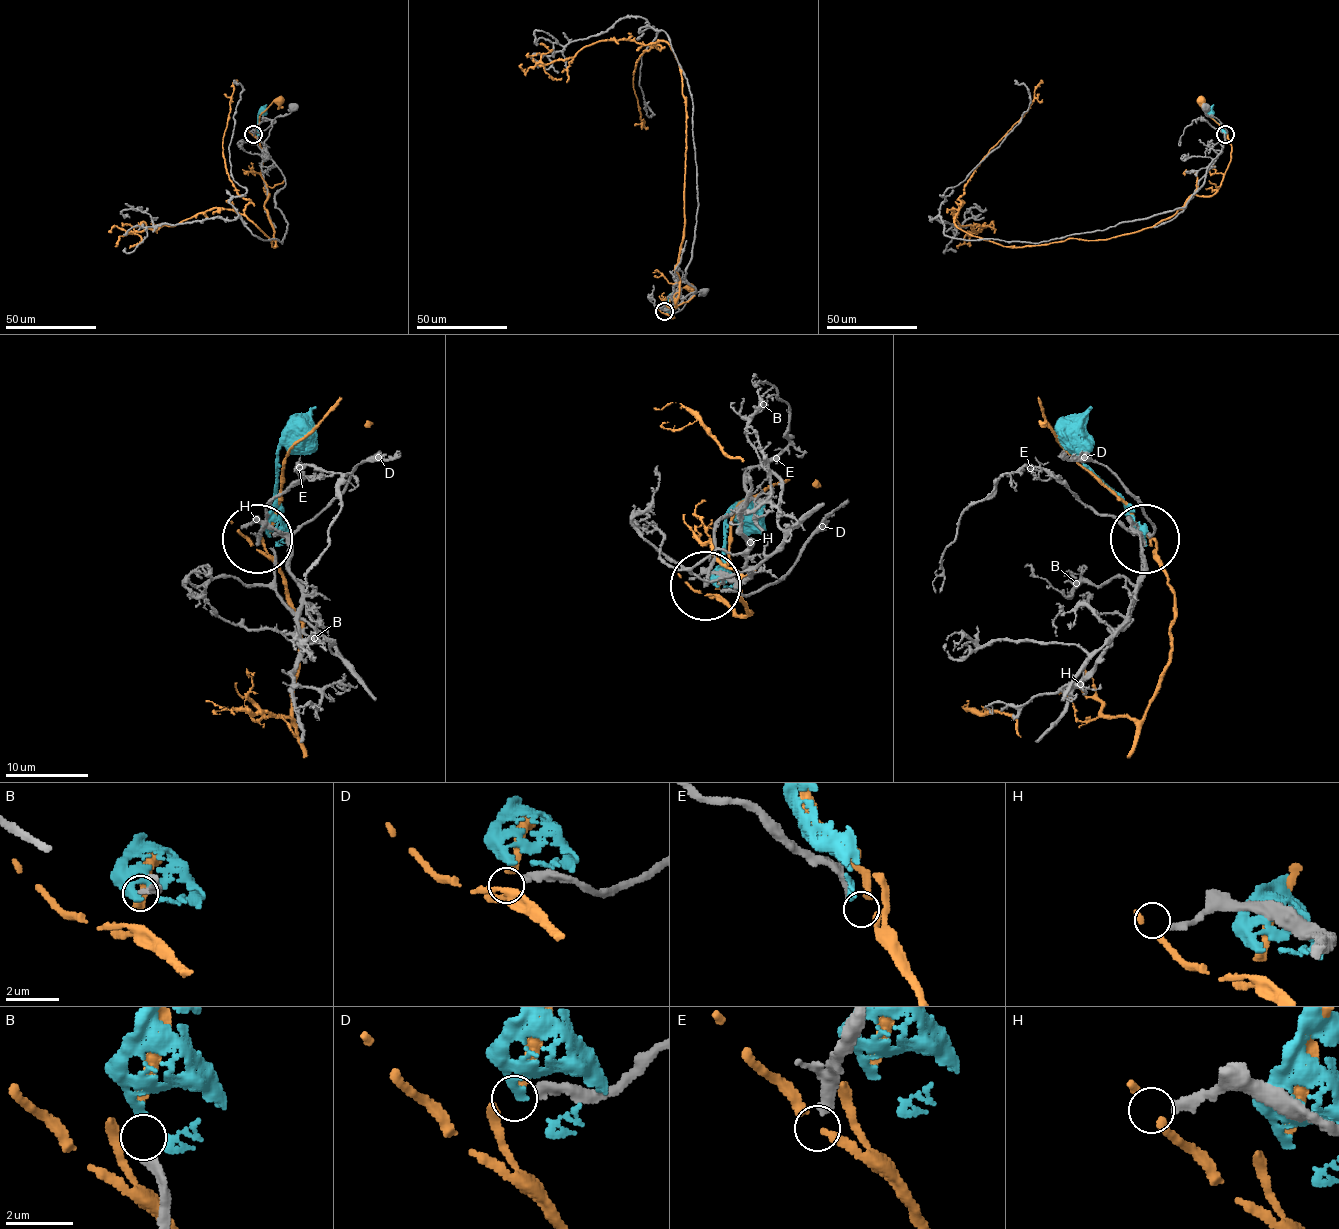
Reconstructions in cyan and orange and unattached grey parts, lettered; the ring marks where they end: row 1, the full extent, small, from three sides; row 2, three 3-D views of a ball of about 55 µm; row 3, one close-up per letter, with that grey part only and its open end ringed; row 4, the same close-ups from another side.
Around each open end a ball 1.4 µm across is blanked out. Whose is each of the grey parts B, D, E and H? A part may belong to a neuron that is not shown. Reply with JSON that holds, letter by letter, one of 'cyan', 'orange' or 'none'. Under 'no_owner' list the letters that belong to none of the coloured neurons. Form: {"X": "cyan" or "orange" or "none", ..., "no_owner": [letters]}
{"B": "cyan", "D": "none", "E": "none", "H": "none", "no_owner": ["D", "E", "H"]}

